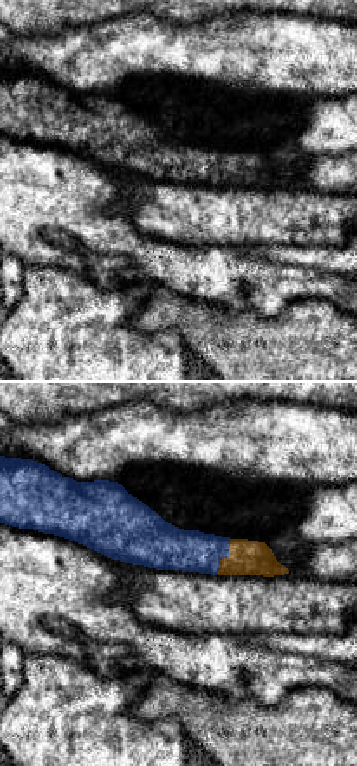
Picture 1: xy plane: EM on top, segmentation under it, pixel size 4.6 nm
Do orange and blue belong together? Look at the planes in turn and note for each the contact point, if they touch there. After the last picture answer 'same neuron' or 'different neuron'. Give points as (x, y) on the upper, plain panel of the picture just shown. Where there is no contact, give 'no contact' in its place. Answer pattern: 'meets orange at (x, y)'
meets orange at (226, 170)

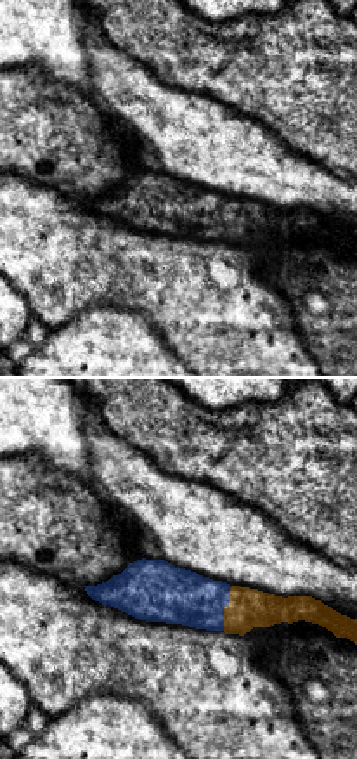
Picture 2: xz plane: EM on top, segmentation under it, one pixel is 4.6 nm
meets orange at (224, 220)

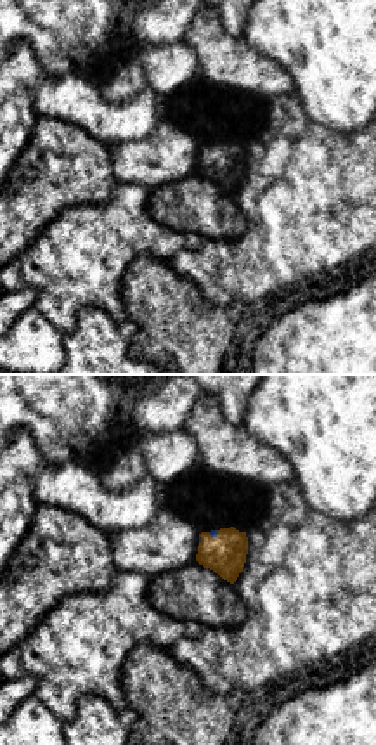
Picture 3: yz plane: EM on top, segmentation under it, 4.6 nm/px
meets orange at (213, 149)

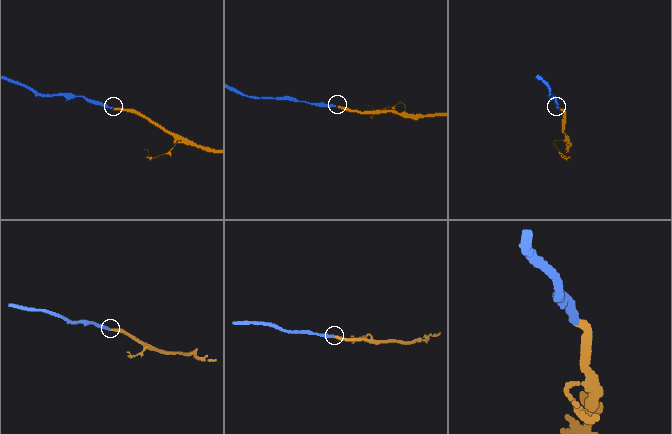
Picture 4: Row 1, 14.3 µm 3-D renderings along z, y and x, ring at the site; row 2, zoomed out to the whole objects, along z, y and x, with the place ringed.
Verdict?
same neuron

